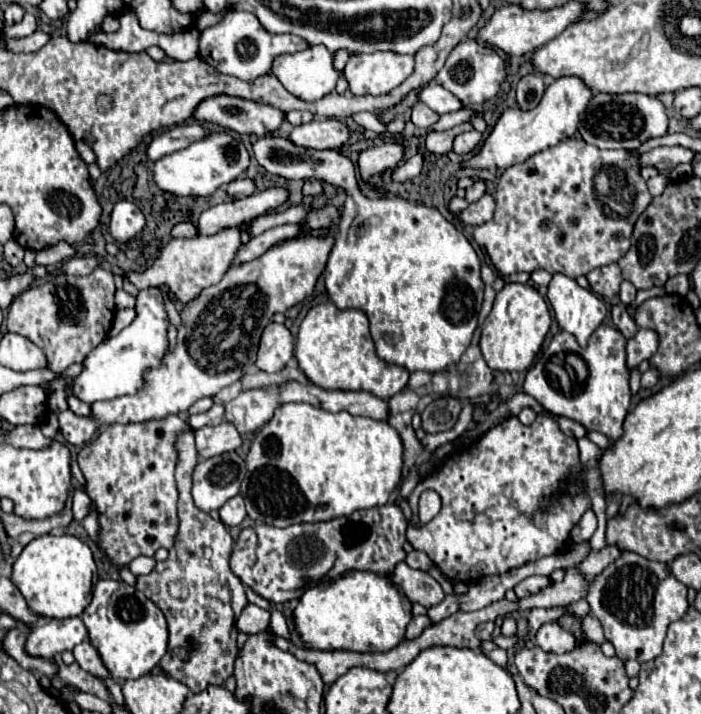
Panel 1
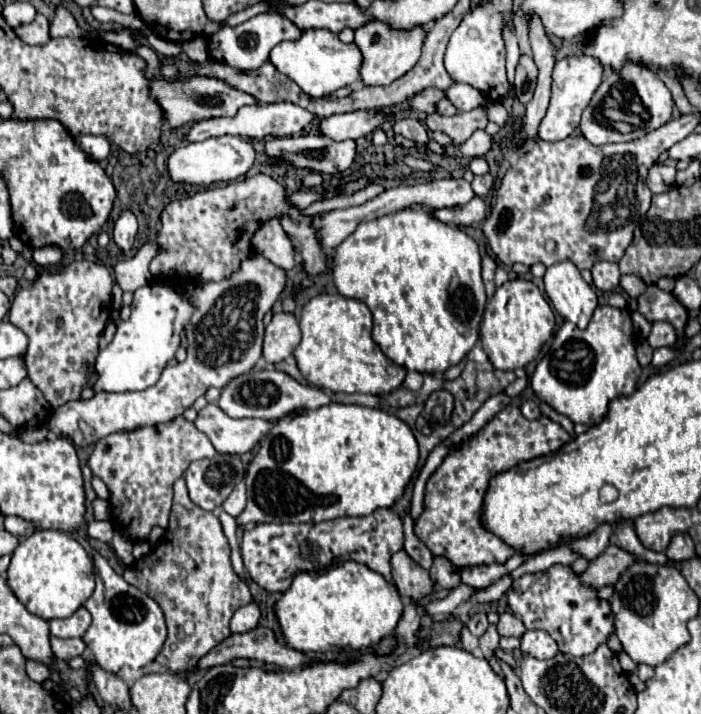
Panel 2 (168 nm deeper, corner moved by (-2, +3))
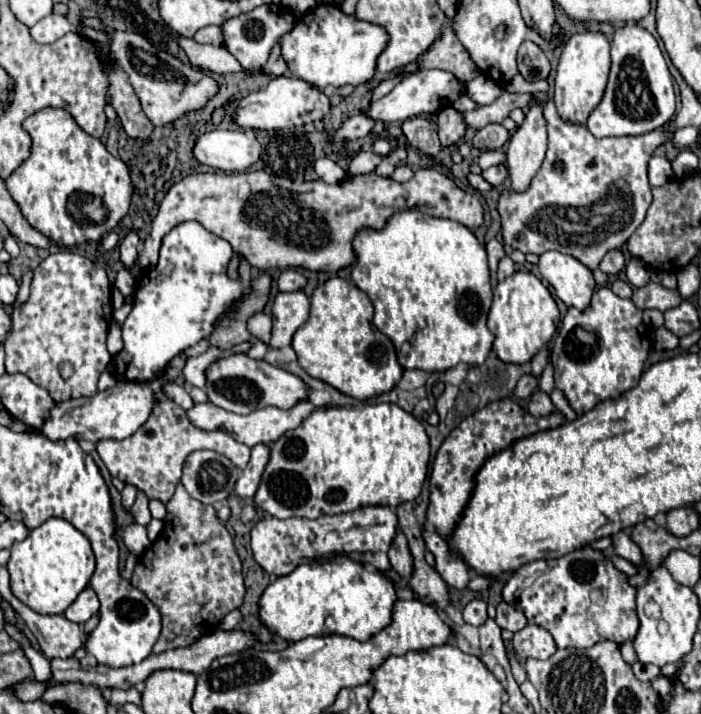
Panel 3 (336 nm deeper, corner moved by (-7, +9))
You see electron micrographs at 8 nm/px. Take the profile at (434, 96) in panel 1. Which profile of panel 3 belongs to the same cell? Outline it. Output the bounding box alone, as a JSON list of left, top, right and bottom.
[467,74,501,104]

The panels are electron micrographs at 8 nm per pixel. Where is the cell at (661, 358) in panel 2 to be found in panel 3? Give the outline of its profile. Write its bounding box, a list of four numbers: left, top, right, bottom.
[655,328,679,350]

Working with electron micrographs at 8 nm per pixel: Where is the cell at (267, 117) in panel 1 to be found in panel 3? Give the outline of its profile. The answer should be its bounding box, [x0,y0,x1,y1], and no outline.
[83,18,217,126]

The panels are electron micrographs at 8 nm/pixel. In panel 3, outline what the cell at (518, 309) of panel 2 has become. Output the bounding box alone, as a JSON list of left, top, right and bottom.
[487,272,559,364]

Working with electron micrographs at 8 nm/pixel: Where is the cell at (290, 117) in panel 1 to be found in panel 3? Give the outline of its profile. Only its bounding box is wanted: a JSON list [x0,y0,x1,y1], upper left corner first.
[233,74,331,130]

